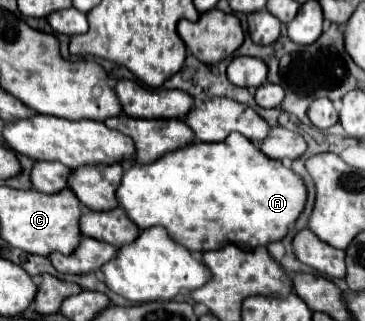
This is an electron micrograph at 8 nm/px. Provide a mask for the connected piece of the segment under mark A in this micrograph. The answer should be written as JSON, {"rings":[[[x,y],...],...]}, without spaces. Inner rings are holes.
{"rings":[[[230,133],[220,143],[194,143],[184,149],[172,151],[150,165],[134,165],[124,171],[118,187],[120,207],[126,209],[128,217],[140,227],[150,229],[162,225],[170,237],[190,251],[212,251],[222,245],[238,245],[242,251],[250,251],[272,241],[286,237],[290,225],[296,223],[306,205],[306,185],[300,175],[282,163],[266,157],[252,141],[240,133]]]}

